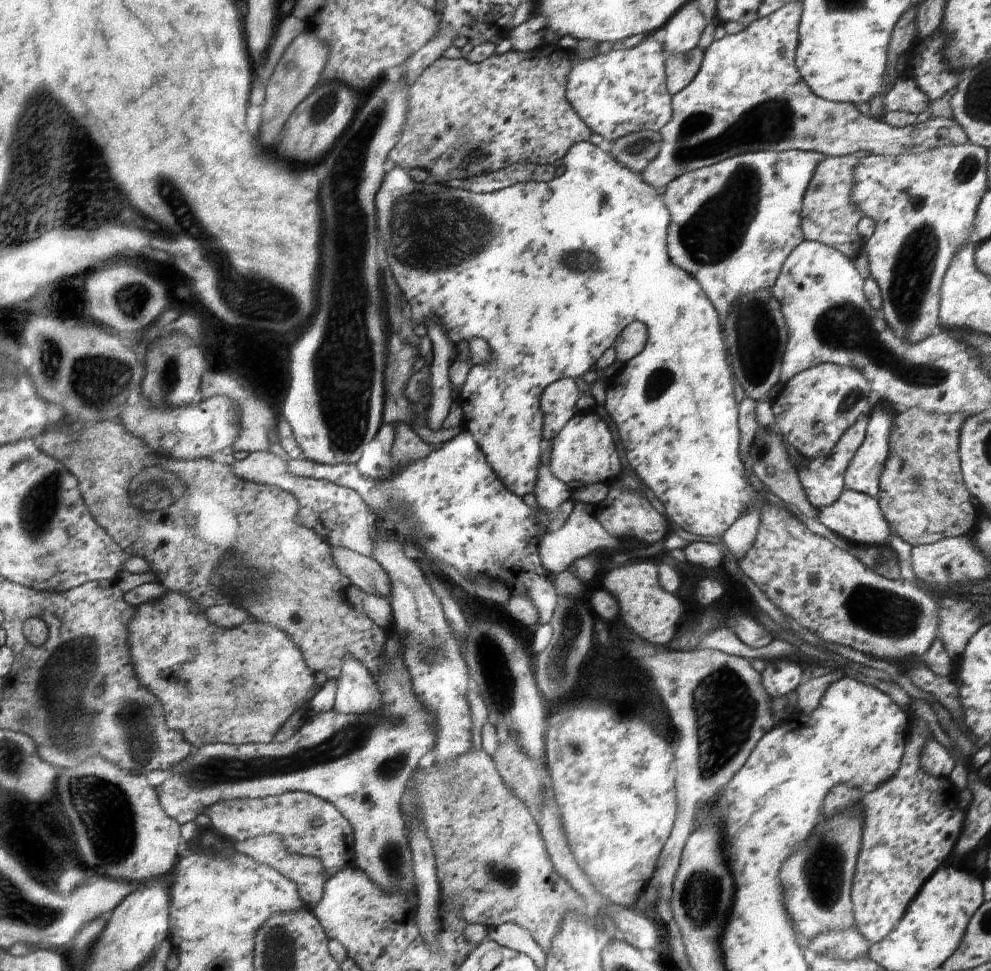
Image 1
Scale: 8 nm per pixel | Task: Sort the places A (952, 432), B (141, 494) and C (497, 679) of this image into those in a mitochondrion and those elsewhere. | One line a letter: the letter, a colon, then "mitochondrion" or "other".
A: other
B: mitochondrion
C: mitochondrion

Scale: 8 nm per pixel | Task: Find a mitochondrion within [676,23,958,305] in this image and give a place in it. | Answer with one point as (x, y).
(918, 206)

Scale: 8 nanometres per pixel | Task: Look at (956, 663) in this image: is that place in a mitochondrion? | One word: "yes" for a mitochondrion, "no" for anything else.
no

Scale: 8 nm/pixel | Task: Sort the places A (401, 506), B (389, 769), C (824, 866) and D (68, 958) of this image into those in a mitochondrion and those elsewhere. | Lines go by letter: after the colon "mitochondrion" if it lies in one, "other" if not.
A: mitochondrion
B: mitochondrion
C: mitochondrion
D: other

